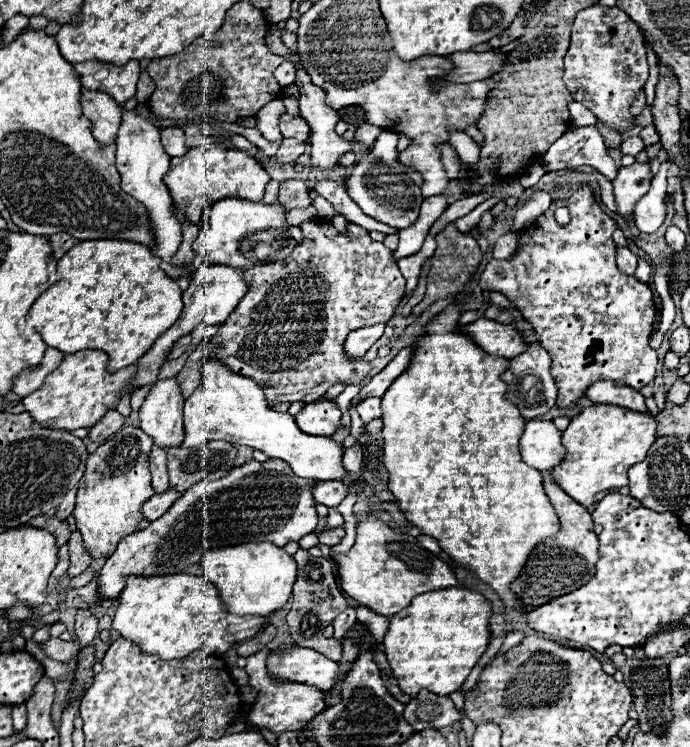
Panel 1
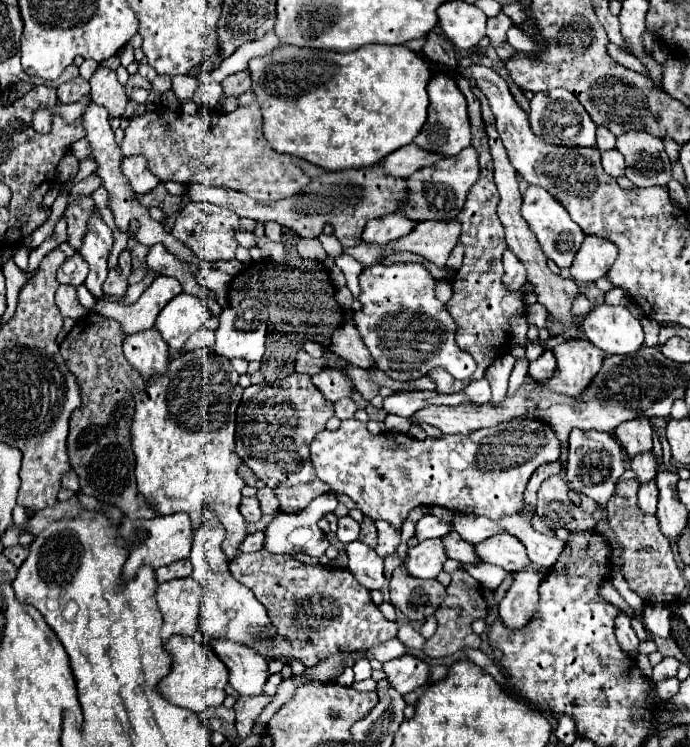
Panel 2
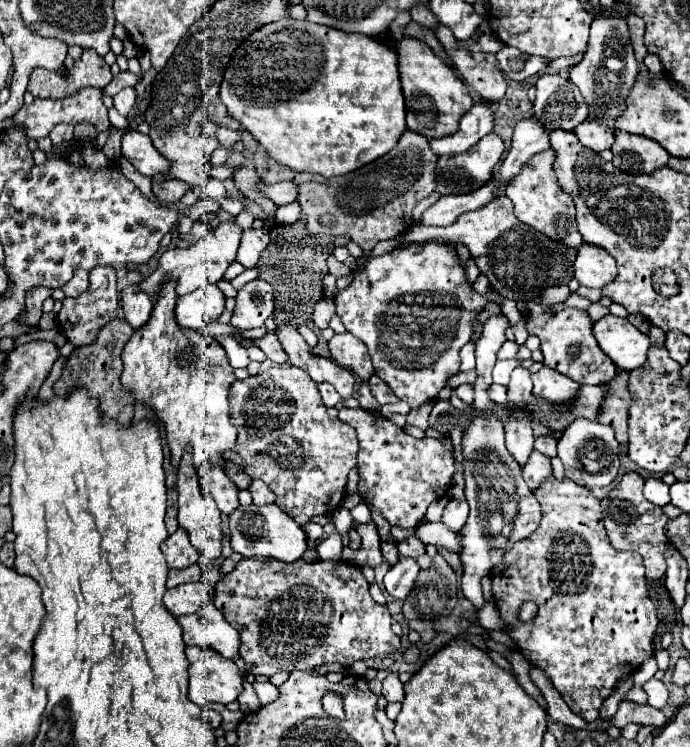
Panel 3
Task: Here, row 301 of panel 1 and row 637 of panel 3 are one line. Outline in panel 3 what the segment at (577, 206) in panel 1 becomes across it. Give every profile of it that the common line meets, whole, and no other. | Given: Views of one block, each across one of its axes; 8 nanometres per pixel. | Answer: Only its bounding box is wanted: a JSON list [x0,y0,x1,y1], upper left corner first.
[490,478,658,722]

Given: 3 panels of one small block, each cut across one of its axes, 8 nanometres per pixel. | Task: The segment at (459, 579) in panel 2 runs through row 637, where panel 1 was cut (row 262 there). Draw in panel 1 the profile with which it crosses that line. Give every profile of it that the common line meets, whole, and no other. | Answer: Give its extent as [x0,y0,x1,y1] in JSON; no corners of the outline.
[412,224,482,316]

